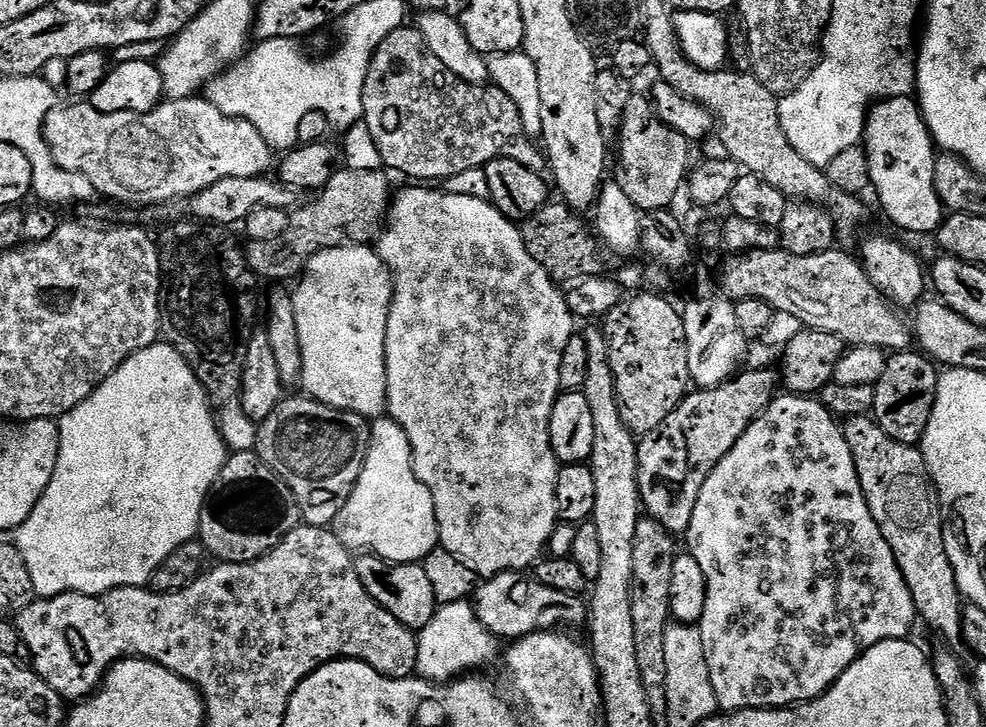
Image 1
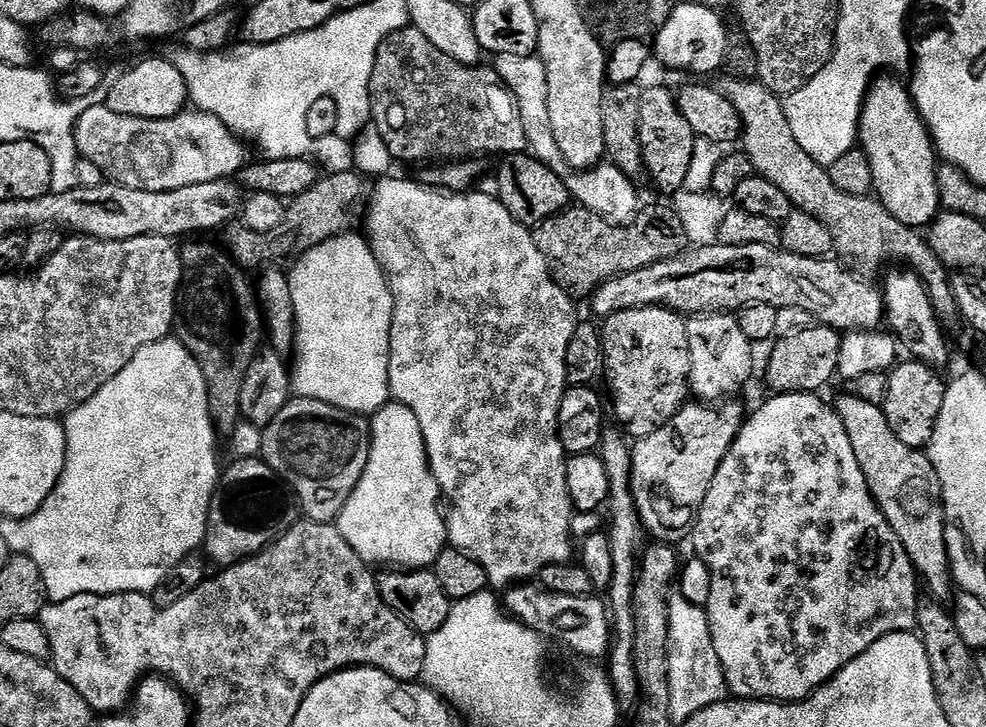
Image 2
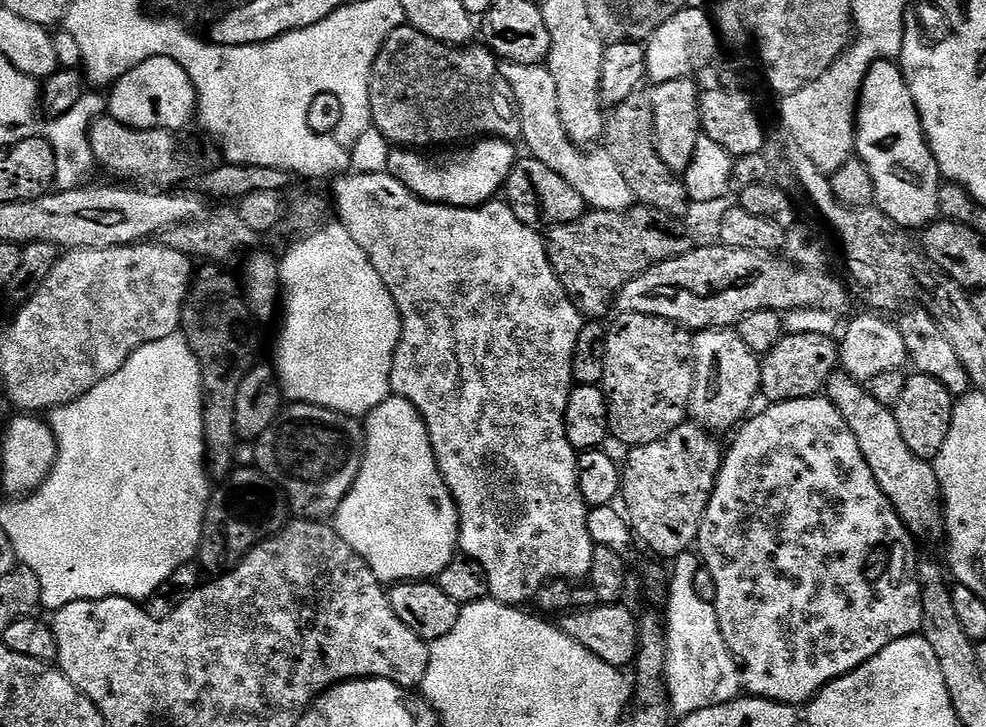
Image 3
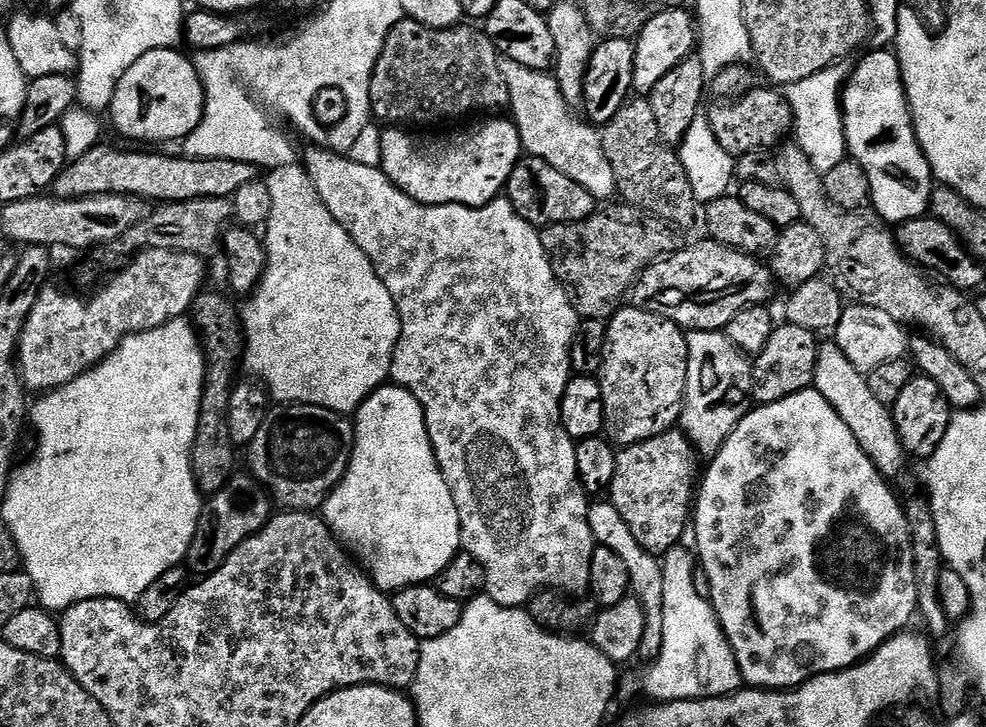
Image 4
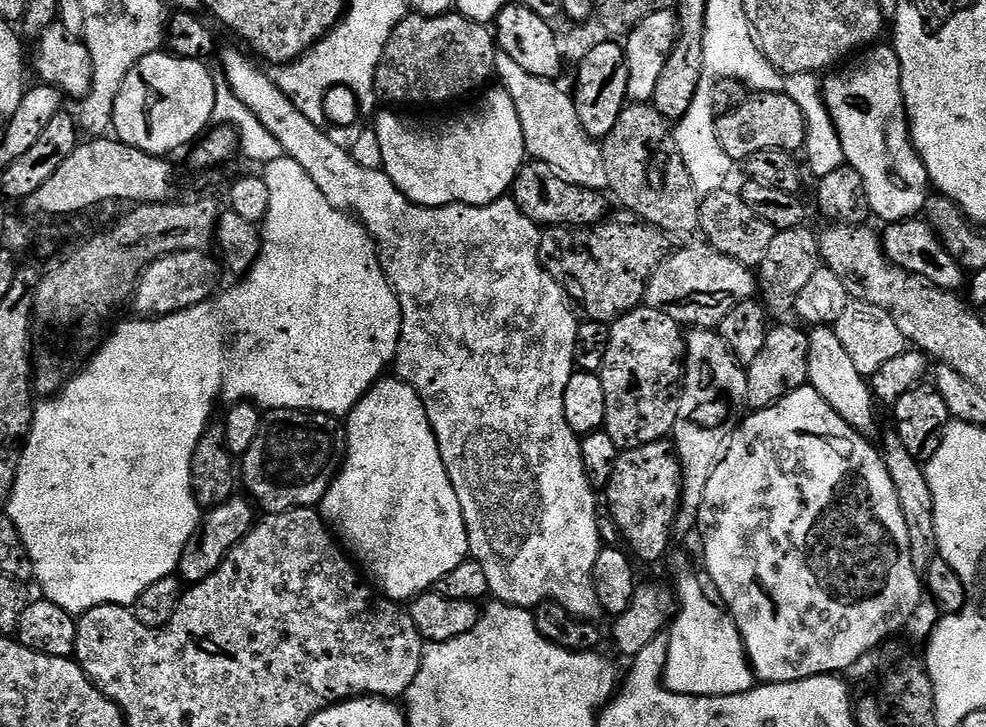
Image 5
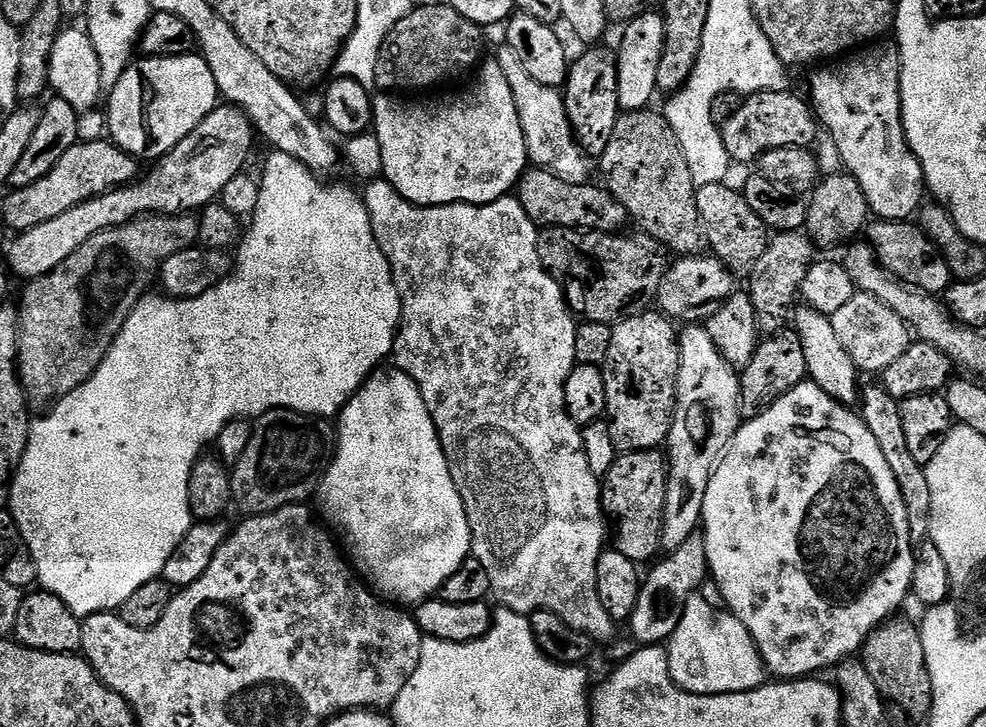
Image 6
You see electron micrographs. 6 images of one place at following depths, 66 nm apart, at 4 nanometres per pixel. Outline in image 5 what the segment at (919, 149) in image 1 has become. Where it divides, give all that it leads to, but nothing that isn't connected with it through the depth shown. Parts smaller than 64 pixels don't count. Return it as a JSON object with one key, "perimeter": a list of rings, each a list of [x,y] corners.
{"perimeter":[[[880,46],[869,47],[853,68],[833,71],[822,87],[822,98],[832,115],[847,167],[862,174],[871,215],[883,222],[910,220],[923,213],[930,181],[926,166],[912,145],[896,49],[876,47]]]}

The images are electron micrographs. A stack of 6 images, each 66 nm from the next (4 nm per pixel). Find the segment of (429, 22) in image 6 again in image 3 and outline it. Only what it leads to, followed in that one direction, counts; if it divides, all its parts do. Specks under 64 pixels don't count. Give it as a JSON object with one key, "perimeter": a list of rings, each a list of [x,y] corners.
{"perimeter":[[[409,26],[394,29],[386,38],[373,64],[369,92],[372,123],[388,139],[389,145],[427,148],[434,144],[452,144],[455,140],[468,142],[473,138],[498,138],[502,132],[520,132],[516,129],[520,123],[516,102],[506,78],[500,73],[500,60],[487,46],[474,47],[452,47]]]}

